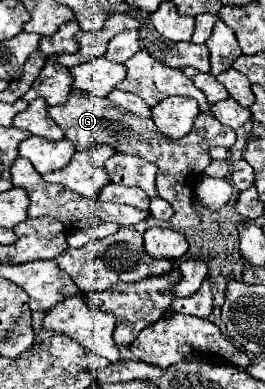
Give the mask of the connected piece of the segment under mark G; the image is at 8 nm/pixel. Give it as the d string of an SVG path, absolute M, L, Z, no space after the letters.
M72 92L68 102L62 106L50 106L48 114L52 120L60 124L66 138L74 142L76 150L86 150L98 144L110 144L120 154L132 154L150 160L158 166L158 194L170 202L174 208L174 216L170 218L170 226L174 230L194 228L200 222L200 212L194 204L194 186L200 172L212 162L208 148L210 146L234 146L236 134L232 128L224 128L214 116L200 114L194 122L194 128L180 140L172 140L164 136L152 118L140 118L132 112L124 112L124 108L112 104L108 98L100 96L84 96Z

